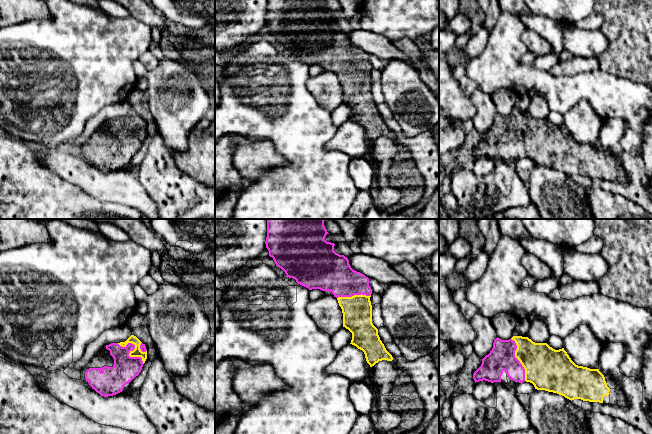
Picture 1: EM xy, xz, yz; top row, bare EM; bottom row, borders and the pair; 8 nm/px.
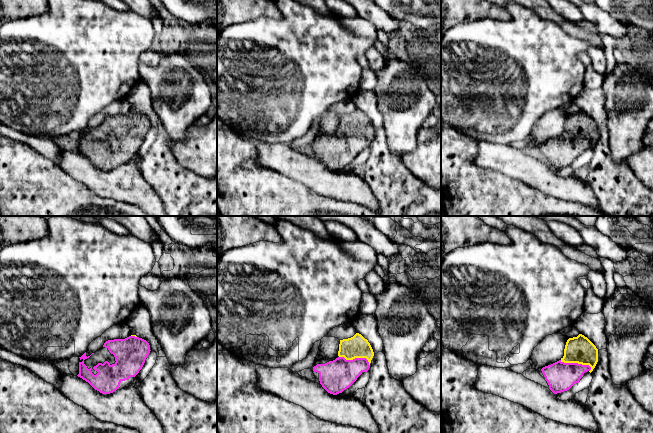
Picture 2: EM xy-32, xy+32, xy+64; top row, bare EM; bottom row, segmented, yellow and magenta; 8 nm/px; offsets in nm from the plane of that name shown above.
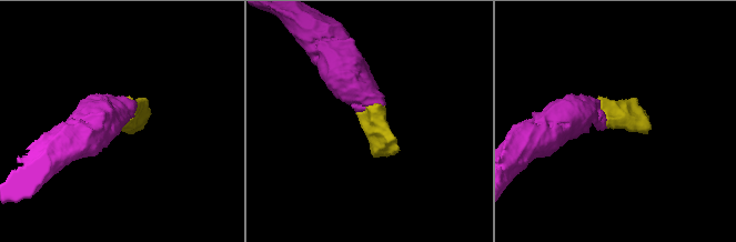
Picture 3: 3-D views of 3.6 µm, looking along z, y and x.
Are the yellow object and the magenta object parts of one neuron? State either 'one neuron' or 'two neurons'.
one neuron

